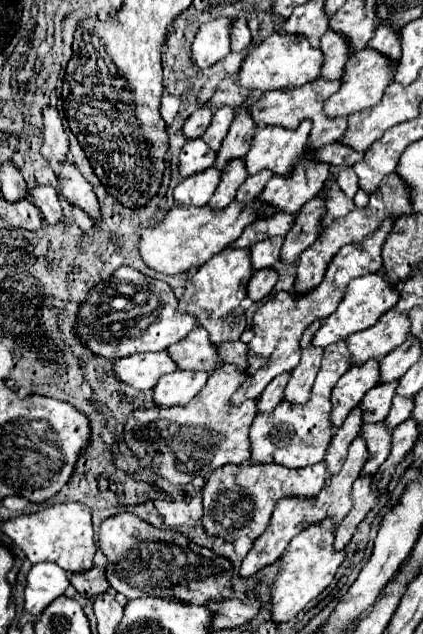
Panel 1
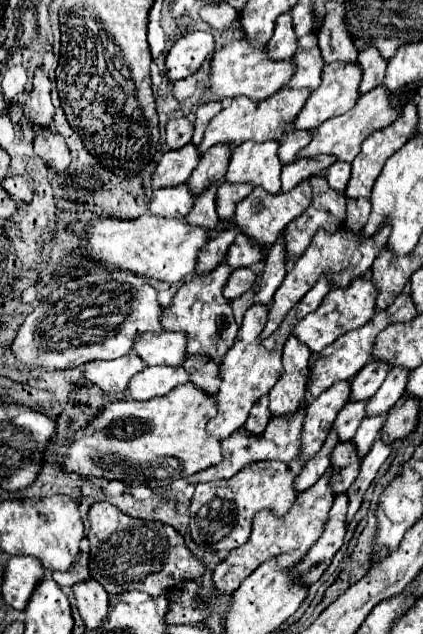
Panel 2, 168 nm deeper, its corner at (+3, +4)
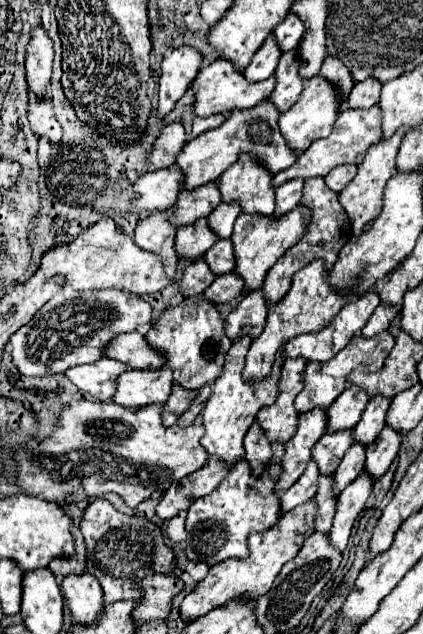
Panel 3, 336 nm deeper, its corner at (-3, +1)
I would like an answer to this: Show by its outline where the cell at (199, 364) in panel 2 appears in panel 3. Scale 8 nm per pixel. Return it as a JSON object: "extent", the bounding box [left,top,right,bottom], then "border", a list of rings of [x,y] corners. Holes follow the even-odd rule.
{"extent":[163,384,195,426],"border":[[[175,384],[169,400],[165,402],[163,424],[173,426],[179,420],[179,416],[191,406],[191,400],[195,400],[195,390],[187,390],[181,384]]]}

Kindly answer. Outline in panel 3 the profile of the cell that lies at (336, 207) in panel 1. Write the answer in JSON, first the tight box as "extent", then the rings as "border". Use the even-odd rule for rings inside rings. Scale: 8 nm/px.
{"extent":[263,178,351,304],"border":[[[307,178],[305,180],[305,190],[303,190],[301,204],[305,204],[305,206],[309,206],[313,210],[313,218],[311,218],[311,222],[309,222],[307,232],[303,234],[303,238],[277,260],[275,268],[271,268],[267,272],[263,290],[265,290],[265,300],[269,304],[277,302],[279,298],[283,298],[287,294],[287,290],[291,286],[293,274],[297,270],[305,268],[311,260],[323,258],[325,264],[327,264],[327,268],[333,268],[333,264],[337,262],[339,250],[347,244],[349,234],[351,234],[351,222],[347,220],[347,212],[343,212],[343,206],[339,206],[339,194],[331,192],[327,188],[327,184],[325,184],[323,178]]]}

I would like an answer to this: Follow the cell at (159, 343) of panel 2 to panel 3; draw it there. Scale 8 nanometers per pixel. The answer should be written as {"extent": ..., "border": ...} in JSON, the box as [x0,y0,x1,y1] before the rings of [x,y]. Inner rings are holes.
{"extent":[105,332,167,370],"border":[[[139,332],[123,334],[111,340],[105,348],[105,356],[121,360],[137,370],[157,370],[167,362],[167,358],[161,352],[155,352],[151,344],[147,344],[147,338]]]}

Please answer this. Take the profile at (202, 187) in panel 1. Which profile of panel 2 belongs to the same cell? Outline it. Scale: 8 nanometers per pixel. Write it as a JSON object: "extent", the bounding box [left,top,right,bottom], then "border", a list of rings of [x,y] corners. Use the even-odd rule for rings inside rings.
{"extent":[147,185,195,219],"border":[[[179,185],[175,189],[153,191],[147,209],[151,215],[177,219],[177,217],[185,217],[185,213],[189,213],[189,209],[193,207],[193,201],[195,201],[195,197],[189,193],[187,185]]]}

